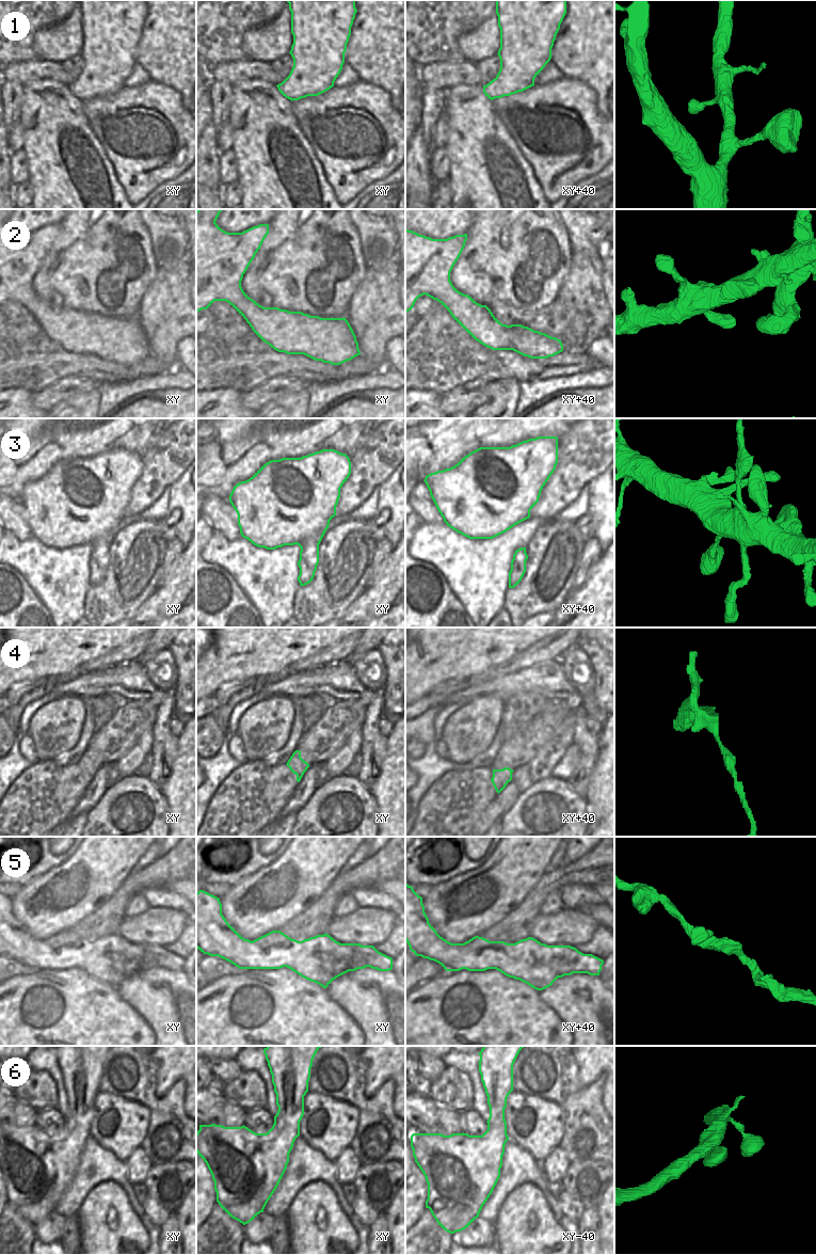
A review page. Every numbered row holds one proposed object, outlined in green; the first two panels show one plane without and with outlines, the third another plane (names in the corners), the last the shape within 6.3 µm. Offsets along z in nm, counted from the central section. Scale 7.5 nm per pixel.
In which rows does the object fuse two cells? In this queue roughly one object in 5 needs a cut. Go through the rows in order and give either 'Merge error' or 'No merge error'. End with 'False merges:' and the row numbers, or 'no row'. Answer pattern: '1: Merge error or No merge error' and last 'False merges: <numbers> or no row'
1: No merge error
2: No merge error
3: No merge error
4: No merge error
5: No merge error
6: No merge error
False merges: no row.

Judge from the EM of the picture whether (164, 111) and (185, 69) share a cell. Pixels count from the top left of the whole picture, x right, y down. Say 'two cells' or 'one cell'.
two cells

